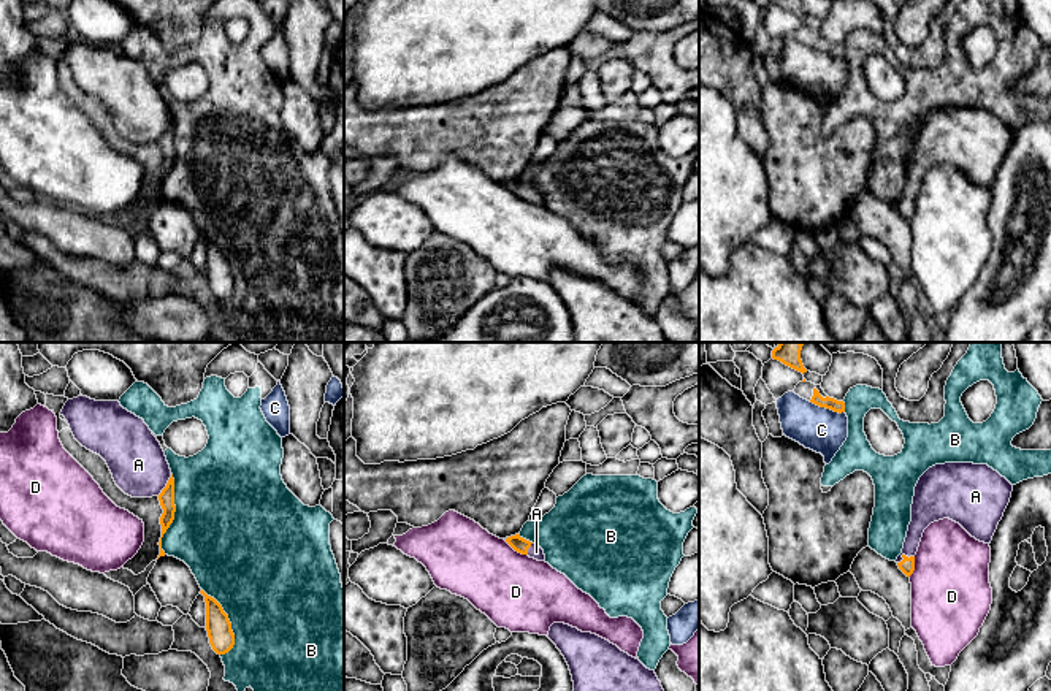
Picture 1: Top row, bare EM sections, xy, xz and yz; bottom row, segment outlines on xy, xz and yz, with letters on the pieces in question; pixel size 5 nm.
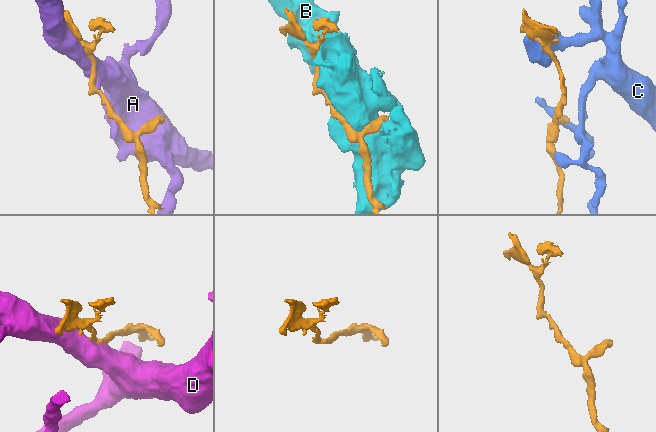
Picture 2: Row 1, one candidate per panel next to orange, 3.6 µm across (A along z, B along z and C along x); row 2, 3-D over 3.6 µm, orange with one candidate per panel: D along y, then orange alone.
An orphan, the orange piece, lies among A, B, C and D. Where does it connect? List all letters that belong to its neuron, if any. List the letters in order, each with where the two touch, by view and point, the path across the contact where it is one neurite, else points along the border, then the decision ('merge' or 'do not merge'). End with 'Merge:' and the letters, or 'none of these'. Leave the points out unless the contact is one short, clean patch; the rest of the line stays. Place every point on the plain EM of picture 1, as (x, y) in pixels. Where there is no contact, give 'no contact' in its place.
A: xy (167, 130) | merge
B: xy (173, 159) | do not merge
C: yz (826, 53) | do not merge
D: xz (515, 195) | do not merge
Merge: A

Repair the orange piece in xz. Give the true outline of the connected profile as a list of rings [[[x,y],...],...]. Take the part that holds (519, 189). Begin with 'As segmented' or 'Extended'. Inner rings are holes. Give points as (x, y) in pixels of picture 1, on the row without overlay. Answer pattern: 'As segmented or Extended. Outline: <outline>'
Extended. Outline: [[[520,179],[507,182],[506,187],[522,200],[528,200],[537,206],[545,206],[544,195],[539,190],[523,184]]]

